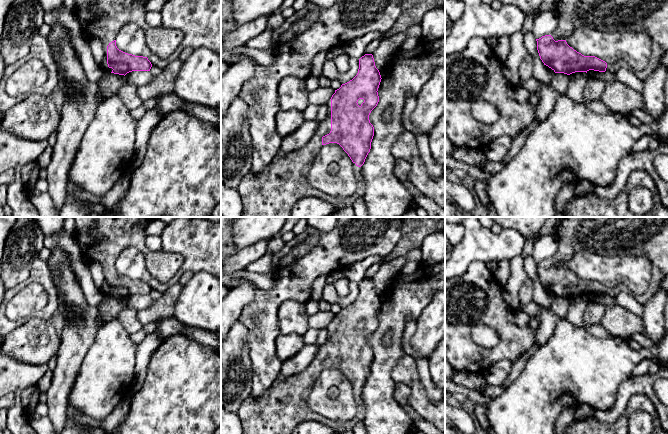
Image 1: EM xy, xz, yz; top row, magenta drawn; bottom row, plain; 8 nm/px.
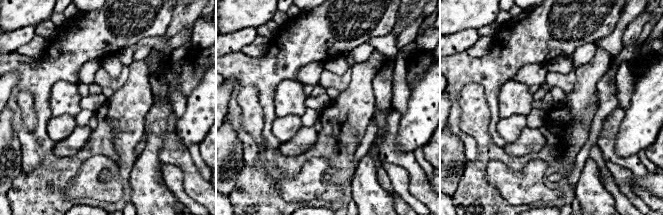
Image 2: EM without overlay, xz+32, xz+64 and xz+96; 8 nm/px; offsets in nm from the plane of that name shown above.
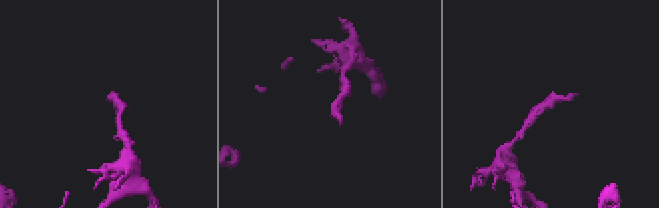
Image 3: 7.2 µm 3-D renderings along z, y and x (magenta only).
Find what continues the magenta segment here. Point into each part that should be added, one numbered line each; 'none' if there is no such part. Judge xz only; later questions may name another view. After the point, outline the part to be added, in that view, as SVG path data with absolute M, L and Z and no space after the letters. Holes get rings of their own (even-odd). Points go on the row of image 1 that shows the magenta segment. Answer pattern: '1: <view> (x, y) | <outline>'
1: xz (272, 192) | M331 100L326 103L327 117L318 122L316 135L301 149L285 153L279 150L272 163L257 174L251 171L237 186L243 210L241 217L291 217L293 205L304 197L316 197L333 205L335 210L352 207L364 197L362 166L353 163L358 181L356 192L345 199L313 189L307 182L311 165L322 147L322 137L331 131Z

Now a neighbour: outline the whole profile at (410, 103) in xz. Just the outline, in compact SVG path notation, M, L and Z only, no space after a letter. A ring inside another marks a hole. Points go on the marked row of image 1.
M410 95L406 98L404 103L404 108L402 111L402 123L404 129L412 132L414 130L414 125L411 122L411 114L416 108L416 97Z

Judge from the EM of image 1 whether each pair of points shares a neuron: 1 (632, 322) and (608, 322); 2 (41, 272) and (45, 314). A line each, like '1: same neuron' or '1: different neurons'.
1: same neuron
2: same neuron

